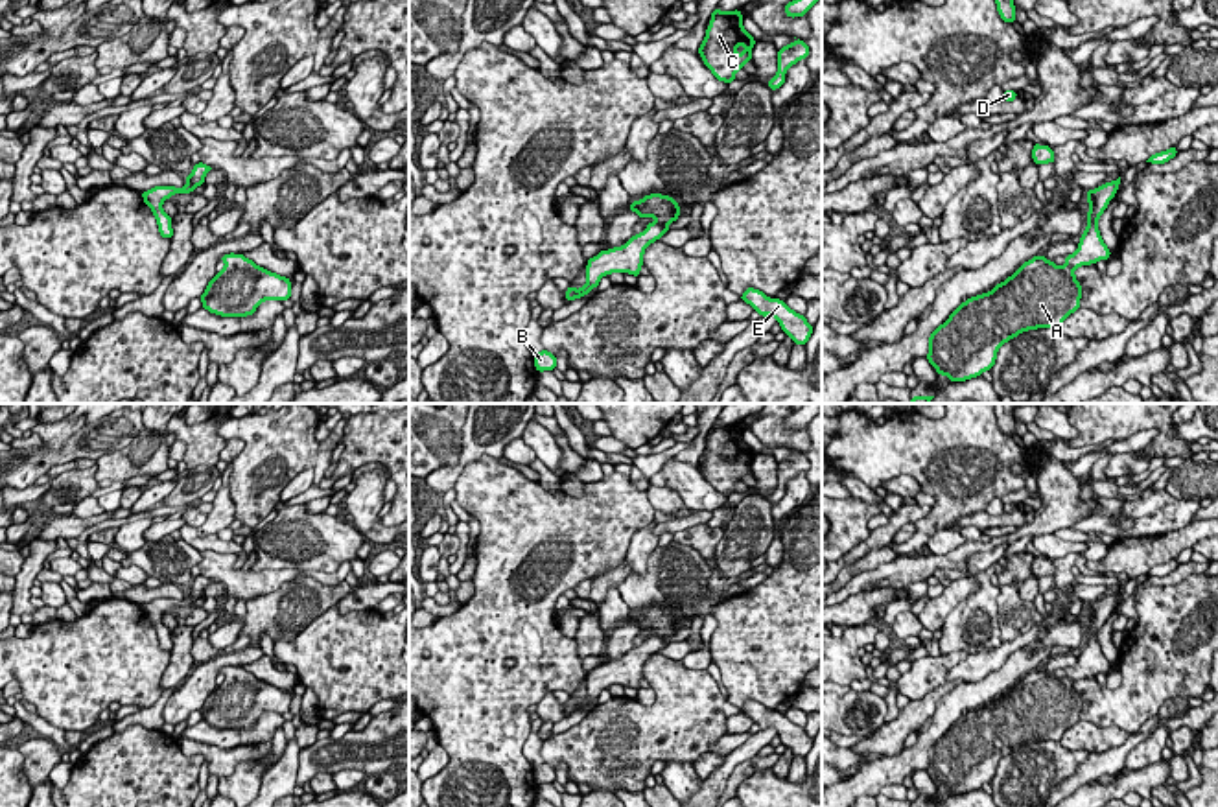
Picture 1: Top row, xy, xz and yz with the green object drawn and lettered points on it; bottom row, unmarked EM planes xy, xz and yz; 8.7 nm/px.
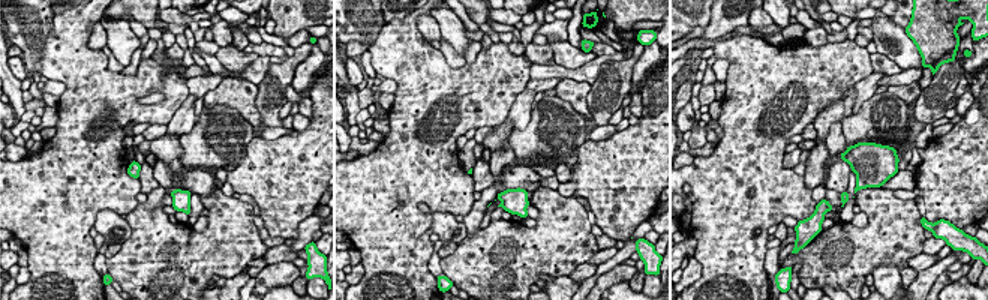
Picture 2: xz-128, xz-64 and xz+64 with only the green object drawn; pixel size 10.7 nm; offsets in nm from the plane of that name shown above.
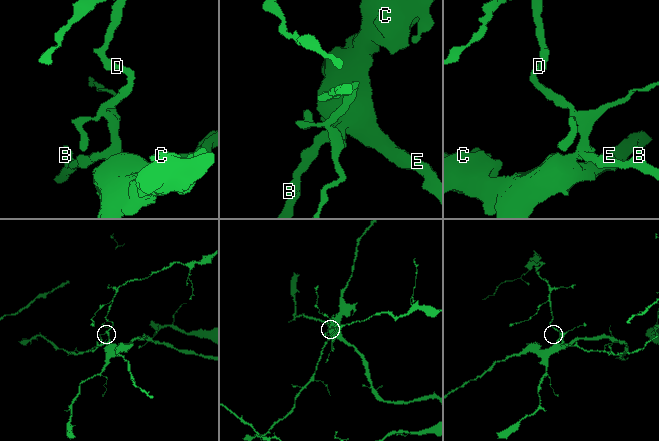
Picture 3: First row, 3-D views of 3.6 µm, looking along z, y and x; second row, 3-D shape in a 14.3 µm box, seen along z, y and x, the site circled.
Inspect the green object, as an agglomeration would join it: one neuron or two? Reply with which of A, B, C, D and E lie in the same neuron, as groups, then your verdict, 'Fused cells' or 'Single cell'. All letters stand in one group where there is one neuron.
Groups: A B C D E. Single cell

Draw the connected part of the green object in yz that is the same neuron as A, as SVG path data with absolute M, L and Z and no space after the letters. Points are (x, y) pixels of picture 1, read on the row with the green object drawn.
M1120 177L1095 190L1085 190L1087 227L1078 249L1060 267L1043 254L1025 262L991 291L962 302L929 337L929 363L938 376L966 381L991 370L999 348L1021 332L1061 328L1080 308L1082 286L1074 276L1080 265L1111 256L1098 230L1098 217L1117 195Z

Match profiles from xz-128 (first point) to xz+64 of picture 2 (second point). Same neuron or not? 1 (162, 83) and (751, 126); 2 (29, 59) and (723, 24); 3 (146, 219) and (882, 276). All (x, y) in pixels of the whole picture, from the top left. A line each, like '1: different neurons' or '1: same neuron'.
1: same neuron
2: different neurons
3: different neurons

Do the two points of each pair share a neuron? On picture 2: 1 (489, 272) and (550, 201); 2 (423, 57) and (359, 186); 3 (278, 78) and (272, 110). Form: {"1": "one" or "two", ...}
{"1": "one", "2": "one", "3": "one"}

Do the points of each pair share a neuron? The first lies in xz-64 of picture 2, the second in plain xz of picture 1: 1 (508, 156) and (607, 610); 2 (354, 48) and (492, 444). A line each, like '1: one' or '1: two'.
1: one
2: one

